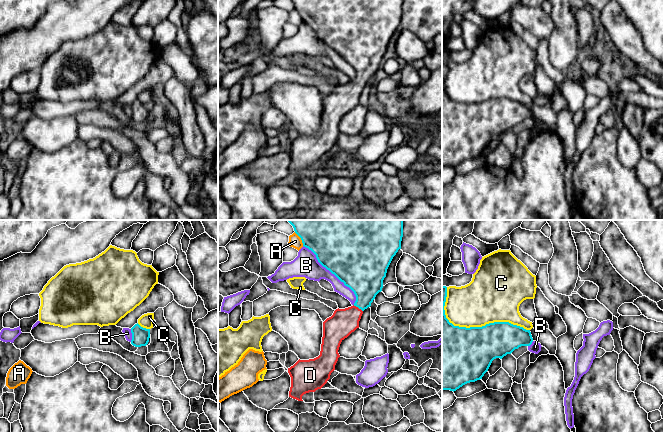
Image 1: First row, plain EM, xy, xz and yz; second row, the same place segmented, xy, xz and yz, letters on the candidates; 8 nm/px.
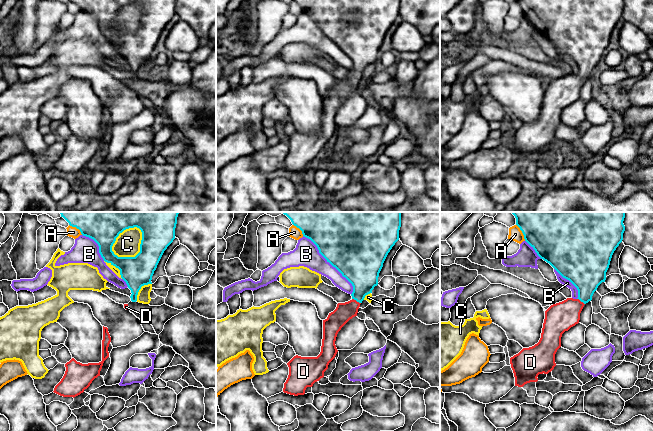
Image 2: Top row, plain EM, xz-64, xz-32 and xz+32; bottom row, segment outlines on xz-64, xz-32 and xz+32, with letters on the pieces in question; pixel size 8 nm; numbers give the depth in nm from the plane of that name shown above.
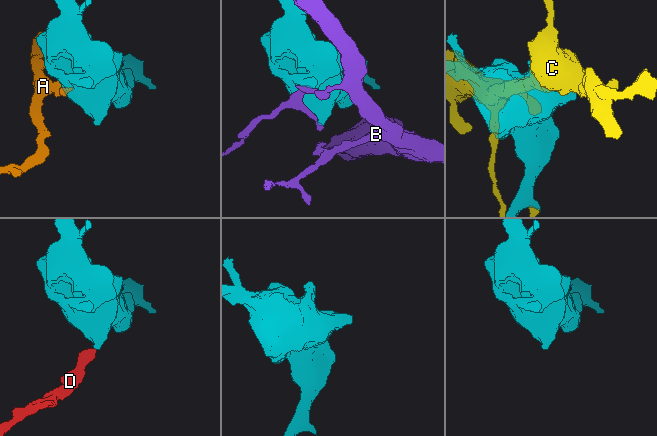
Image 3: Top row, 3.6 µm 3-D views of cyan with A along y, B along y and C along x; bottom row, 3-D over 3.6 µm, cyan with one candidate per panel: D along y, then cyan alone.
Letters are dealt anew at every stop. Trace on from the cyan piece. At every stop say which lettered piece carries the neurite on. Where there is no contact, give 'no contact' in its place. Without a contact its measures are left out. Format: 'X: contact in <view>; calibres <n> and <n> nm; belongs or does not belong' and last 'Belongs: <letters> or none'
A: contact in xz; calibres 500 and 100 nm; does not belong
B: contact in xz; calibres 500 and 190 nm; does not belong
C: contact in yz; calibres 460 and 380 nm; does not belong
D: contact in xz; calibres 300 and 220 nm; belongs
Belongs: D

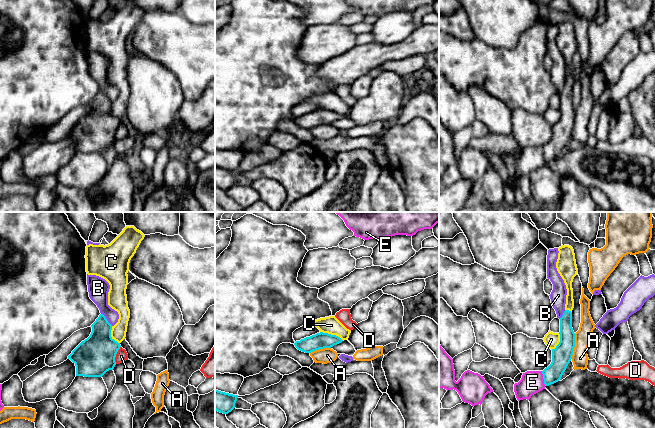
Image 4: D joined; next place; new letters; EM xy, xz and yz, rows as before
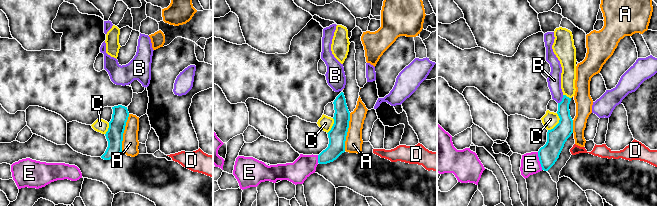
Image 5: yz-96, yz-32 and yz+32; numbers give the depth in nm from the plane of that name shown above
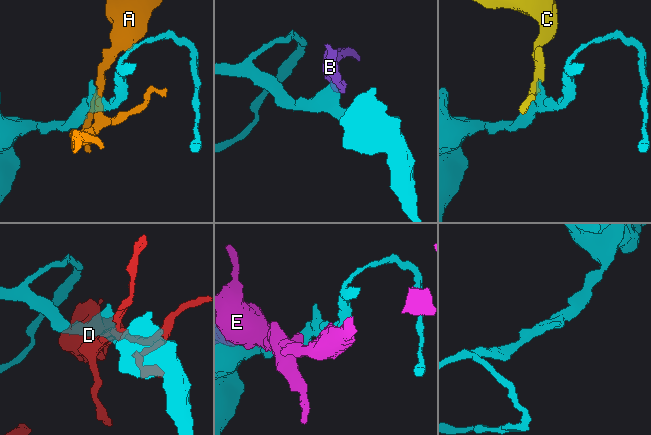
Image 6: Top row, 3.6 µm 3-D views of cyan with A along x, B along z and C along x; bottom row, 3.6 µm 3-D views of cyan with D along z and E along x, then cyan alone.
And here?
A: contact in yz; calibres 160 and 130 nm; does not belong
B: contact in xy; calibres 280 and 170 nm; does not belong
C: contact in xz; calibres 130 and 140 nm; belongs
D: contact in xy; calibres 320 and 90 nm; does not belong
E: contact in yz; calibres 160 and 190 nm; does not belong
Belongs: C

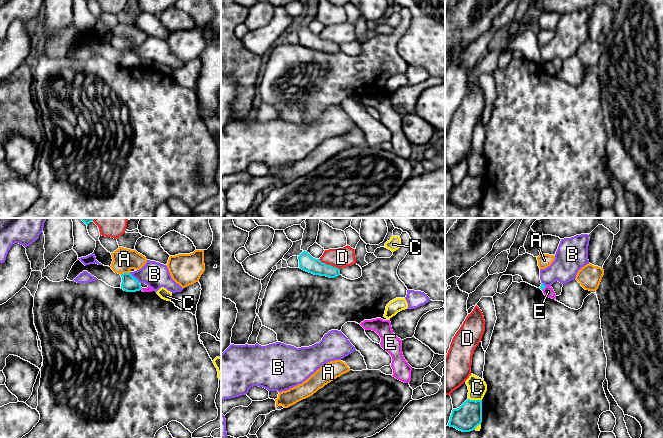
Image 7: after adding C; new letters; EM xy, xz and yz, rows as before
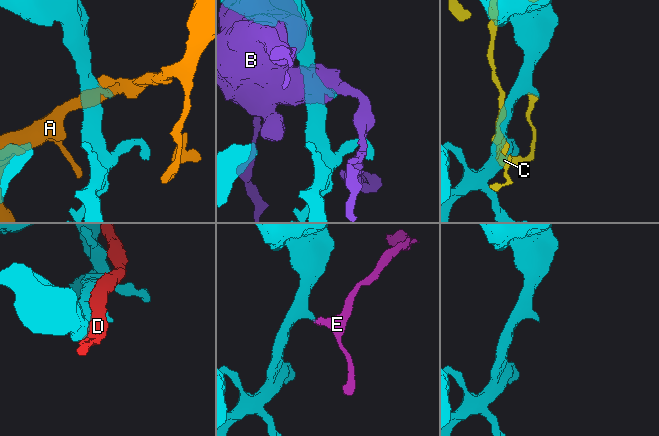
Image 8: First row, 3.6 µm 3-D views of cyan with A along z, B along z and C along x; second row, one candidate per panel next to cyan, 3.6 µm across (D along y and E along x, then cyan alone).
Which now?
A: contact in xy; calibres 130 and 180 nm; does not belong
B: contact in xy; calibres 130 and 200 nm; does not belong
C: contact in yz; calibres 220 and 150 nm; does not belong
D: contact in xz; calibres 130 and 160 nm; does not belong
E: contact in yz; calibres 40 and 90 nm; does not belong
Belongs: none

